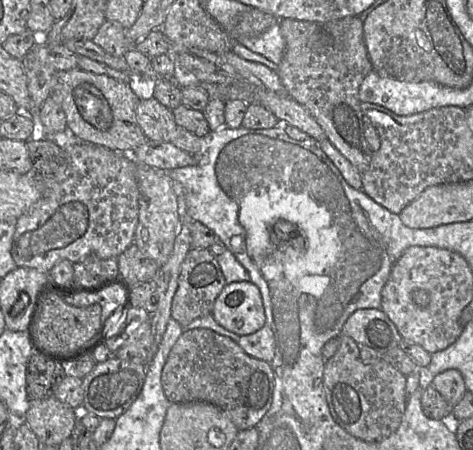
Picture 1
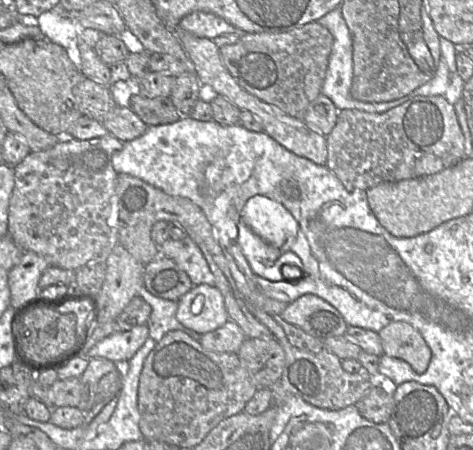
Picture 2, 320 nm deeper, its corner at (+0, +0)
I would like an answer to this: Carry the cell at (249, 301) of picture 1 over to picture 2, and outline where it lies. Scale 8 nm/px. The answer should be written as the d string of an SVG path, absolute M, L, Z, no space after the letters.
M215 285L193 286L177 303L177 320L201 334L215 330L229 320L224 298Z

